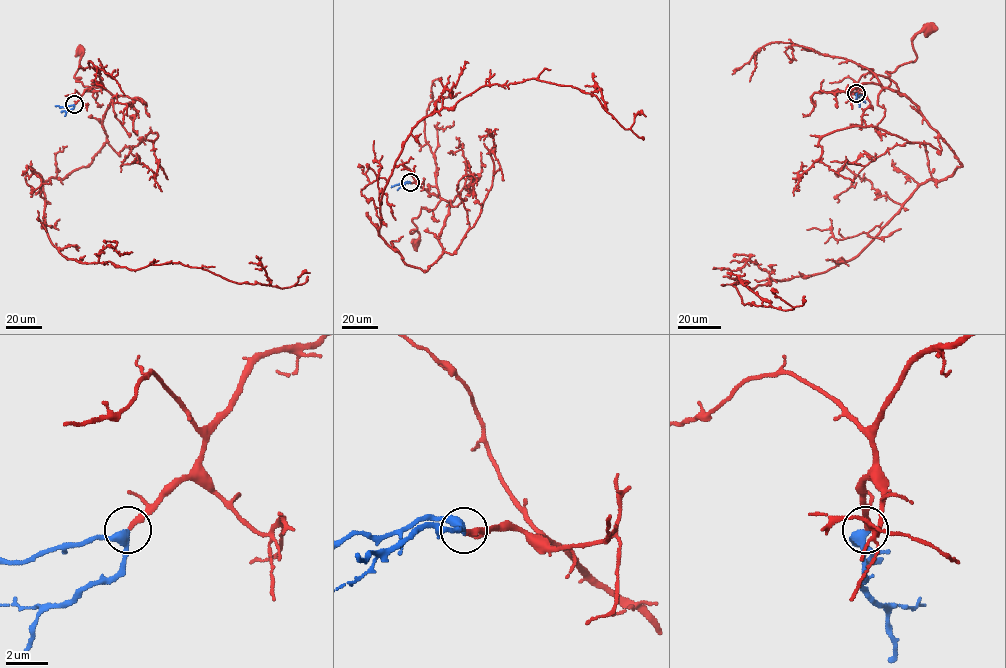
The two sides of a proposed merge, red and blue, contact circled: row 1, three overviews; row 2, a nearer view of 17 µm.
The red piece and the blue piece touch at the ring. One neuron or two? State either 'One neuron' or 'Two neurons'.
One neuron

